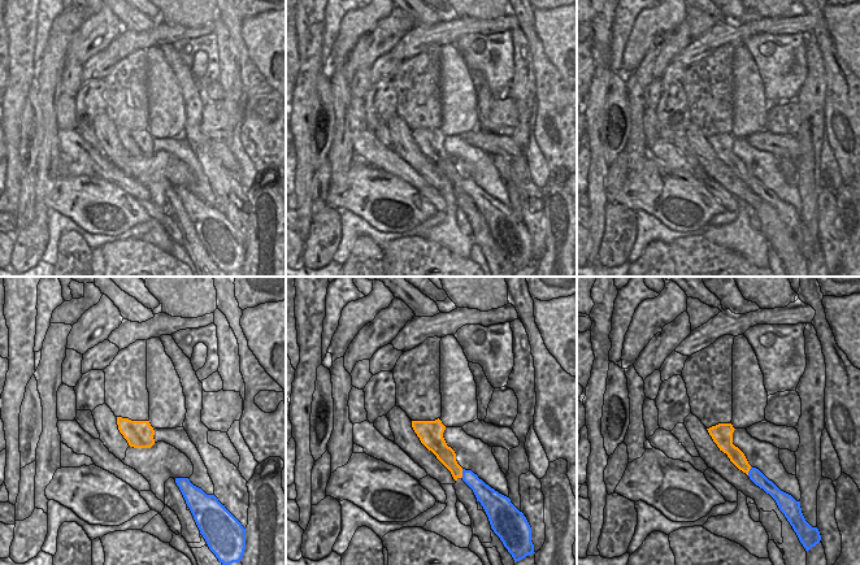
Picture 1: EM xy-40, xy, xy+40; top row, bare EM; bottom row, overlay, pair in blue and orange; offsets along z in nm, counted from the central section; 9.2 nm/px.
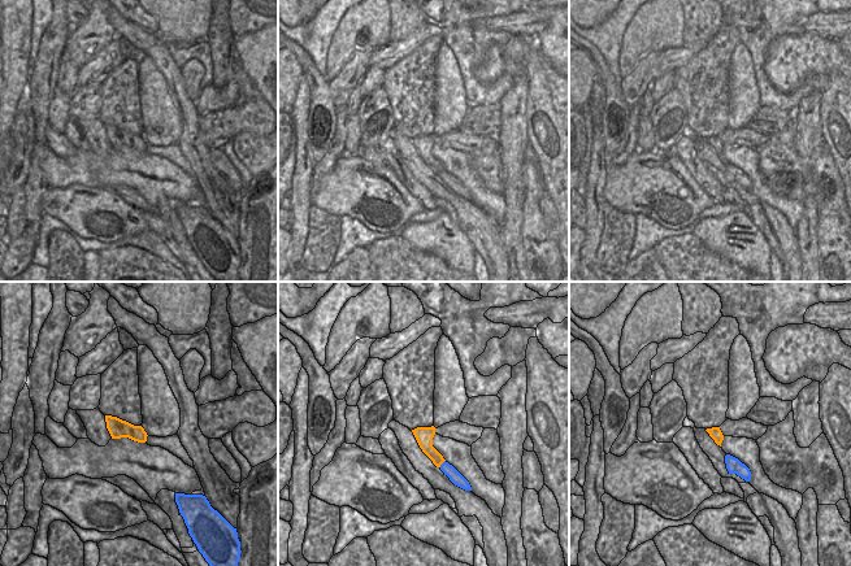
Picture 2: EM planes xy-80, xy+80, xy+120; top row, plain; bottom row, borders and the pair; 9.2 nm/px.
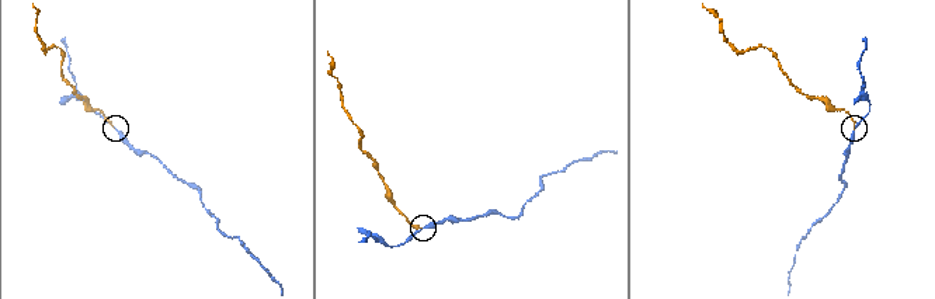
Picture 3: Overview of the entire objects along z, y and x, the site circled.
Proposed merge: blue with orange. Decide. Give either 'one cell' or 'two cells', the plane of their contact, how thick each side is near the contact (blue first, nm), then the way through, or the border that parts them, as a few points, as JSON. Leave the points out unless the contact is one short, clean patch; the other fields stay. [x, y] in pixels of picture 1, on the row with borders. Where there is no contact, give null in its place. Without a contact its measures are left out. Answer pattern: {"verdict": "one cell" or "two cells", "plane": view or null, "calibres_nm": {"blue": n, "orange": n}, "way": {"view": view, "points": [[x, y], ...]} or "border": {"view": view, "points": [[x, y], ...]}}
{"verdict": "two cells", "plane": "xy", "calibres_nm": {"blue": 160, "orange": 170}, "border": {"view": "xy", "points": [[461, 469], [463, 477]]}}

